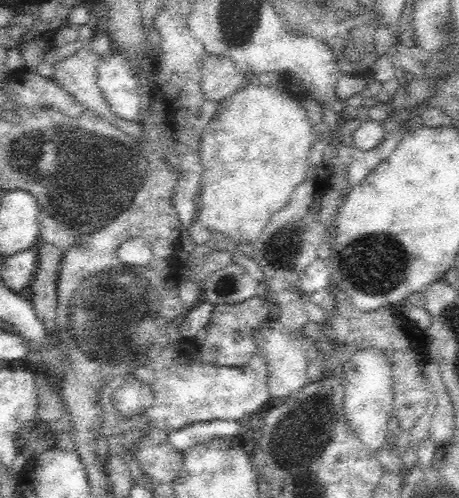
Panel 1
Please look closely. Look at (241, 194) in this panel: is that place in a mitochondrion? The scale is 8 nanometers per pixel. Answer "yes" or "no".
no

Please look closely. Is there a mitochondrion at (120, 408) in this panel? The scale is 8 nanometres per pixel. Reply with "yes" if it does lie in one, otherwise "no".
no

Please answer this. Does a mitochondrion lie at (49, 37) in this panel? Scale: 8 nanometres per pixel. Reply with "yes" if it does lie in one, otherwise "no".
no

